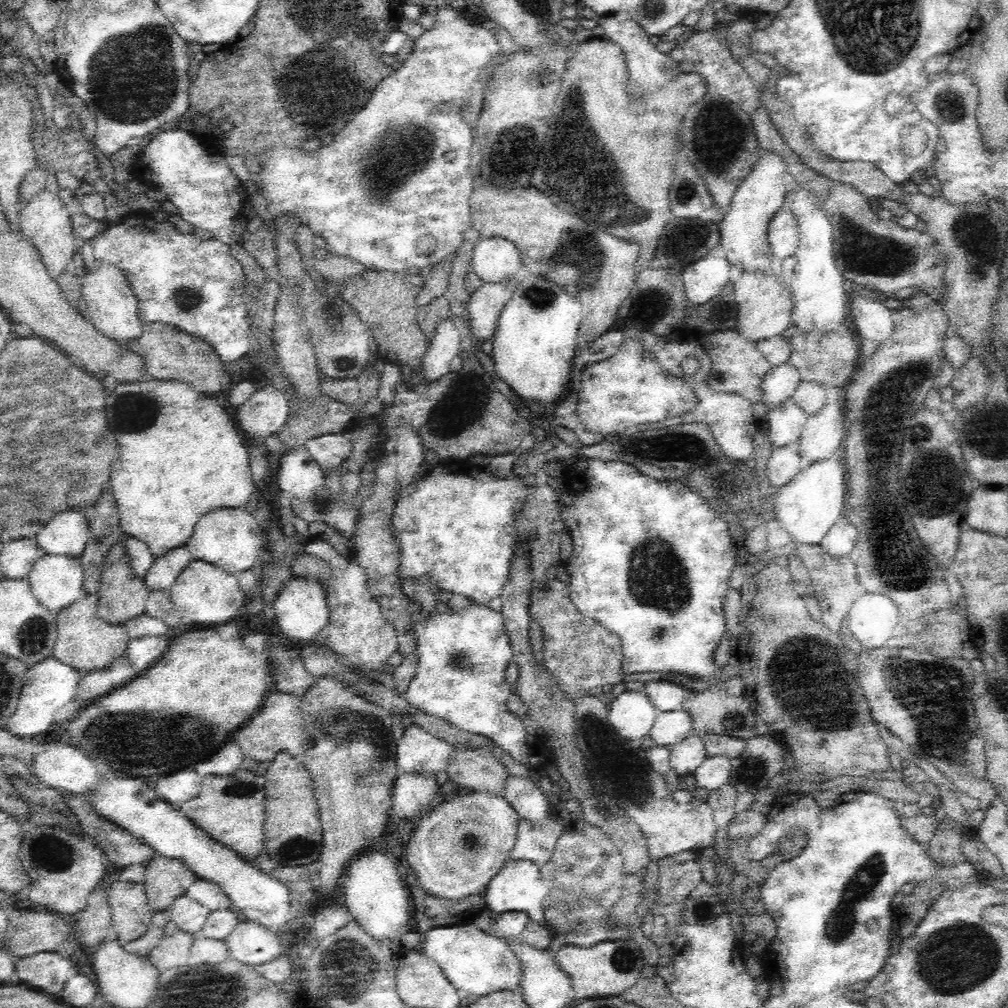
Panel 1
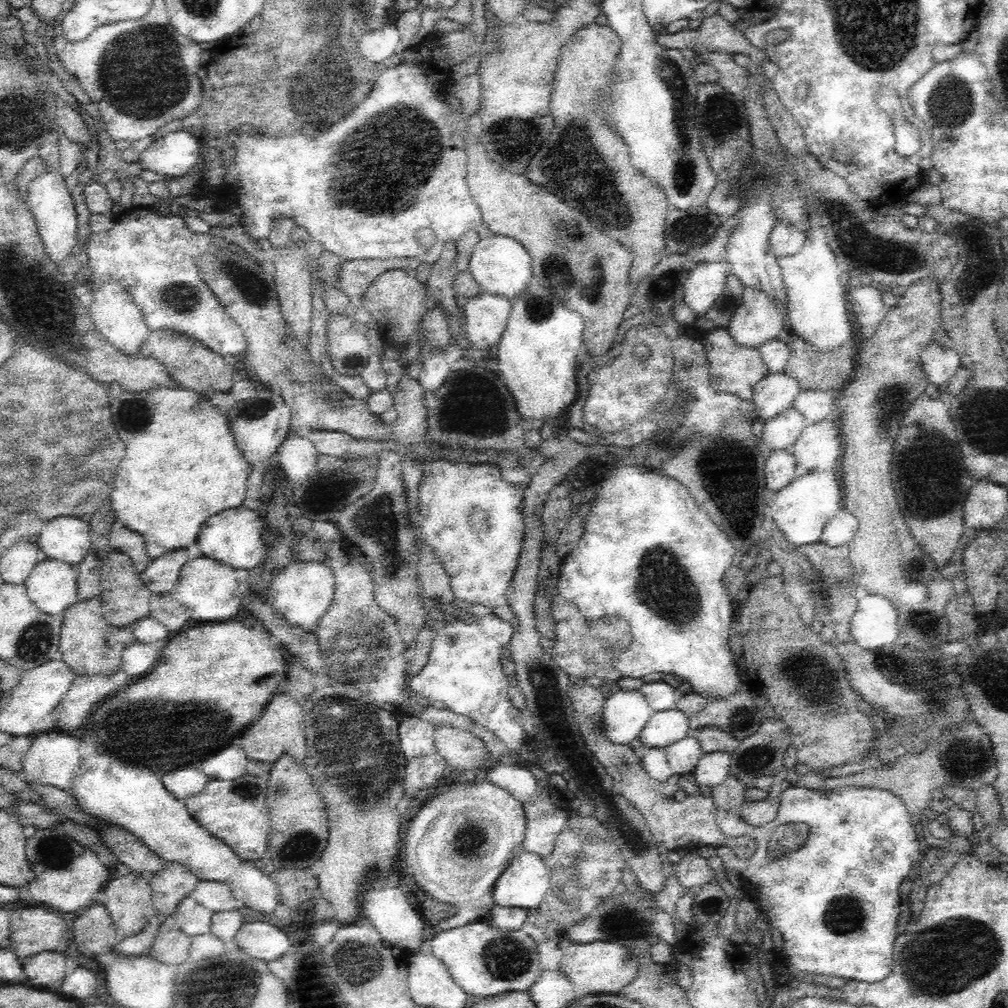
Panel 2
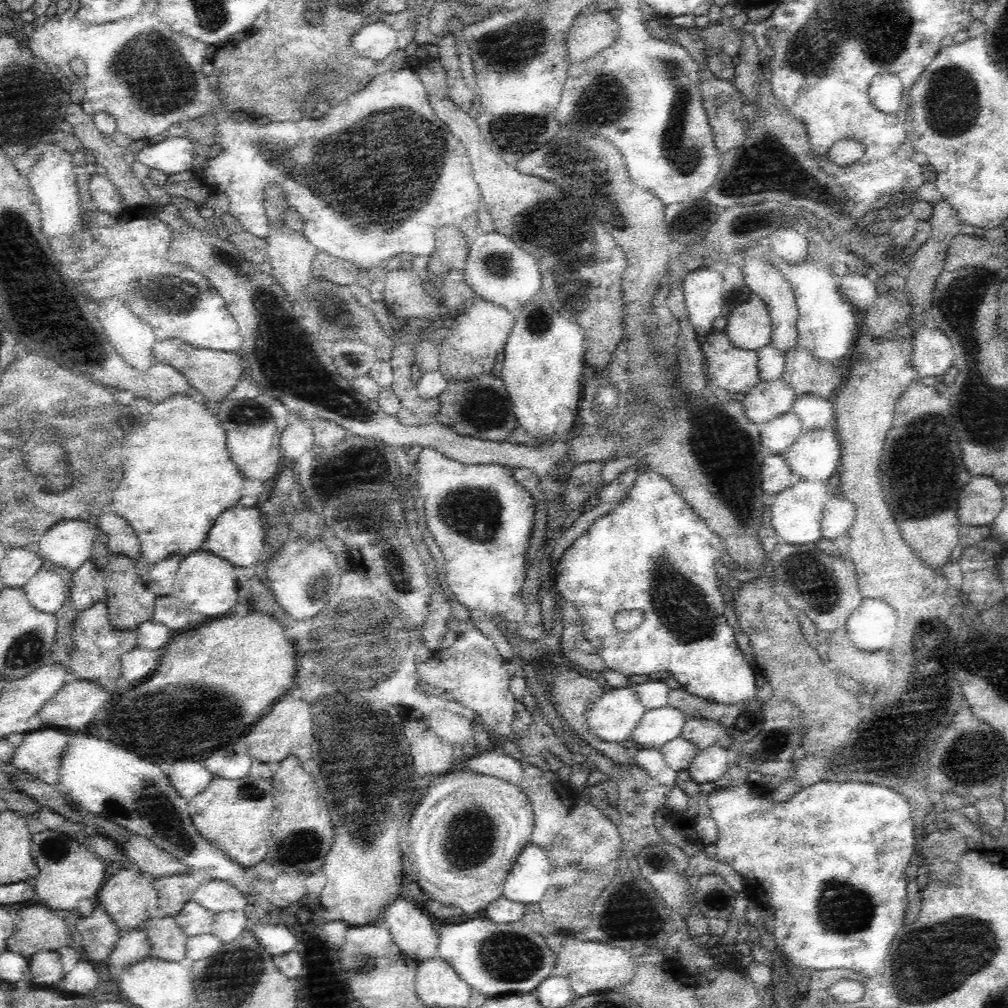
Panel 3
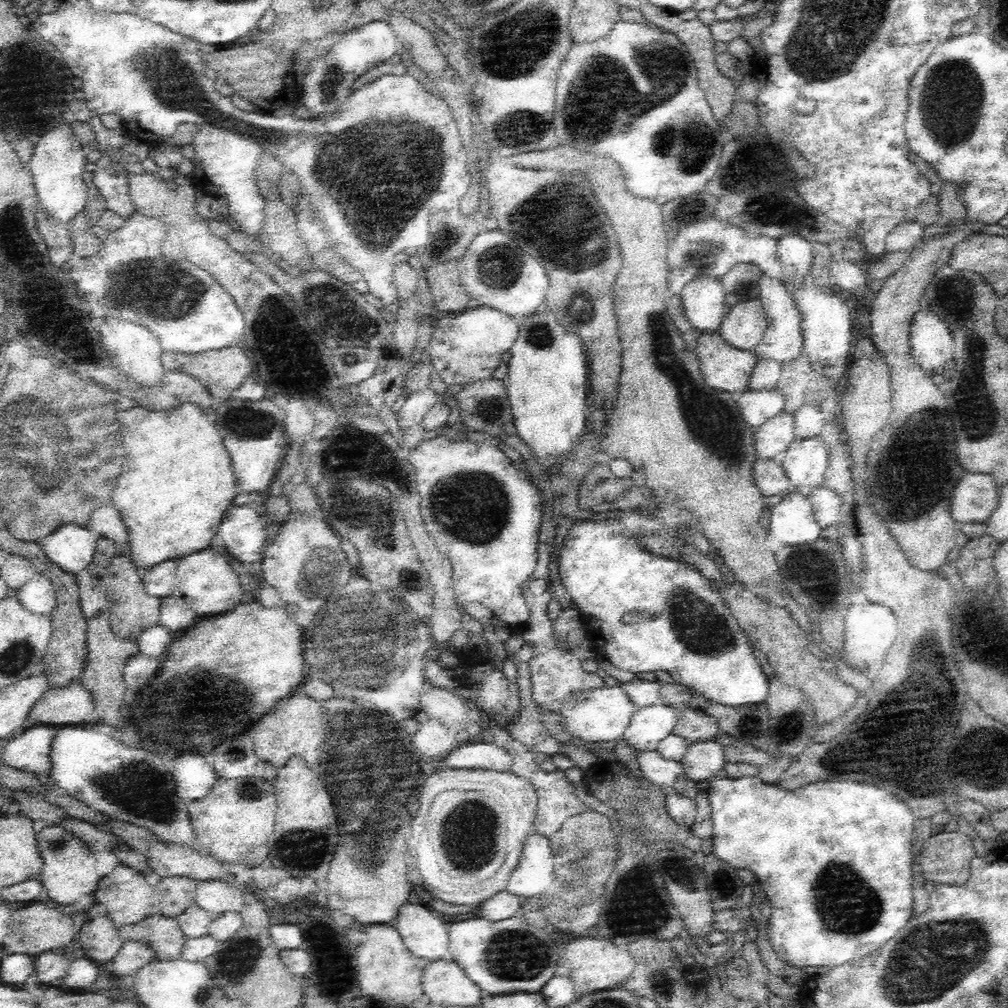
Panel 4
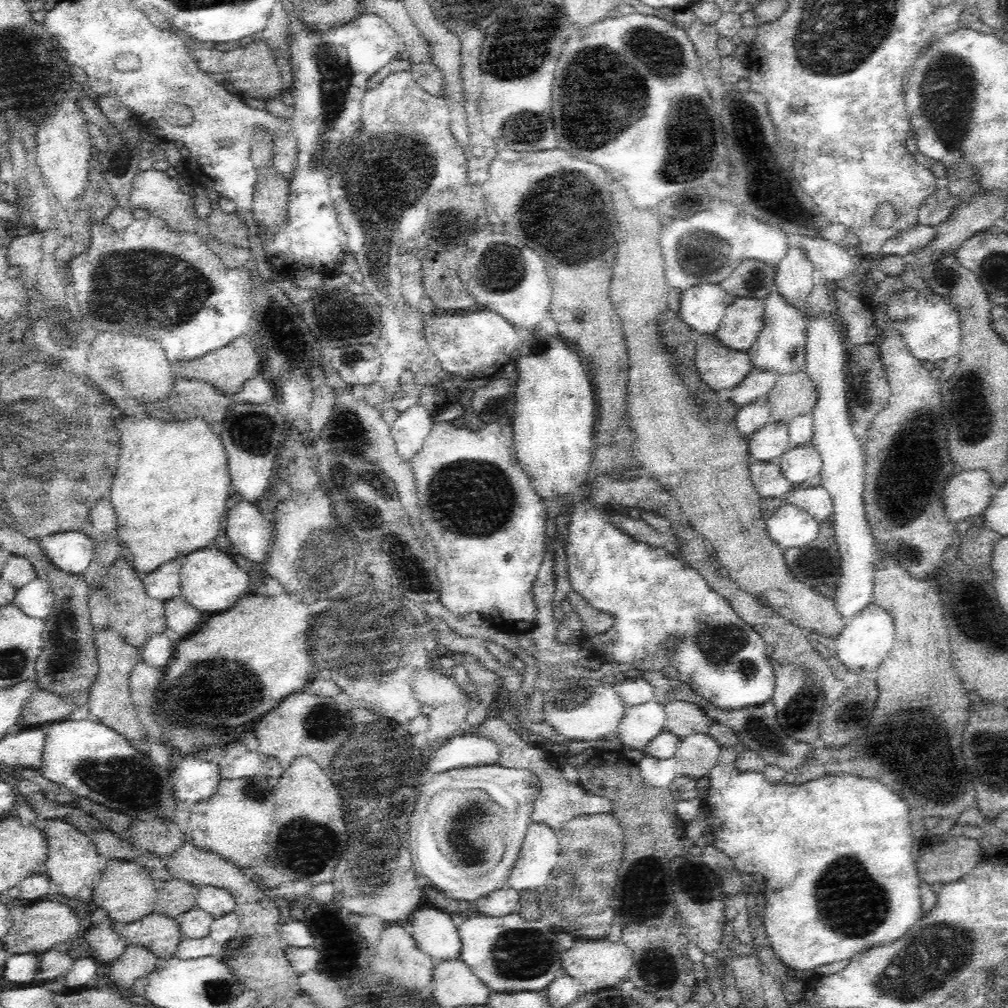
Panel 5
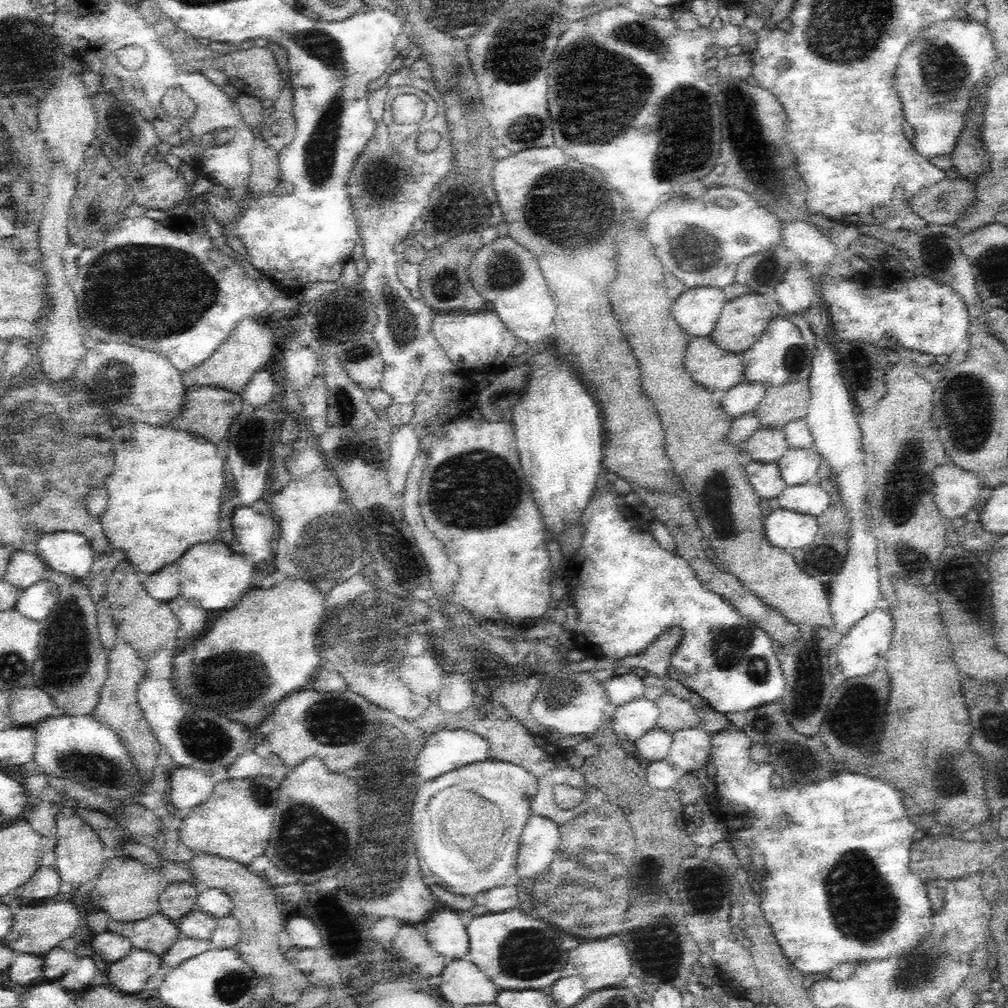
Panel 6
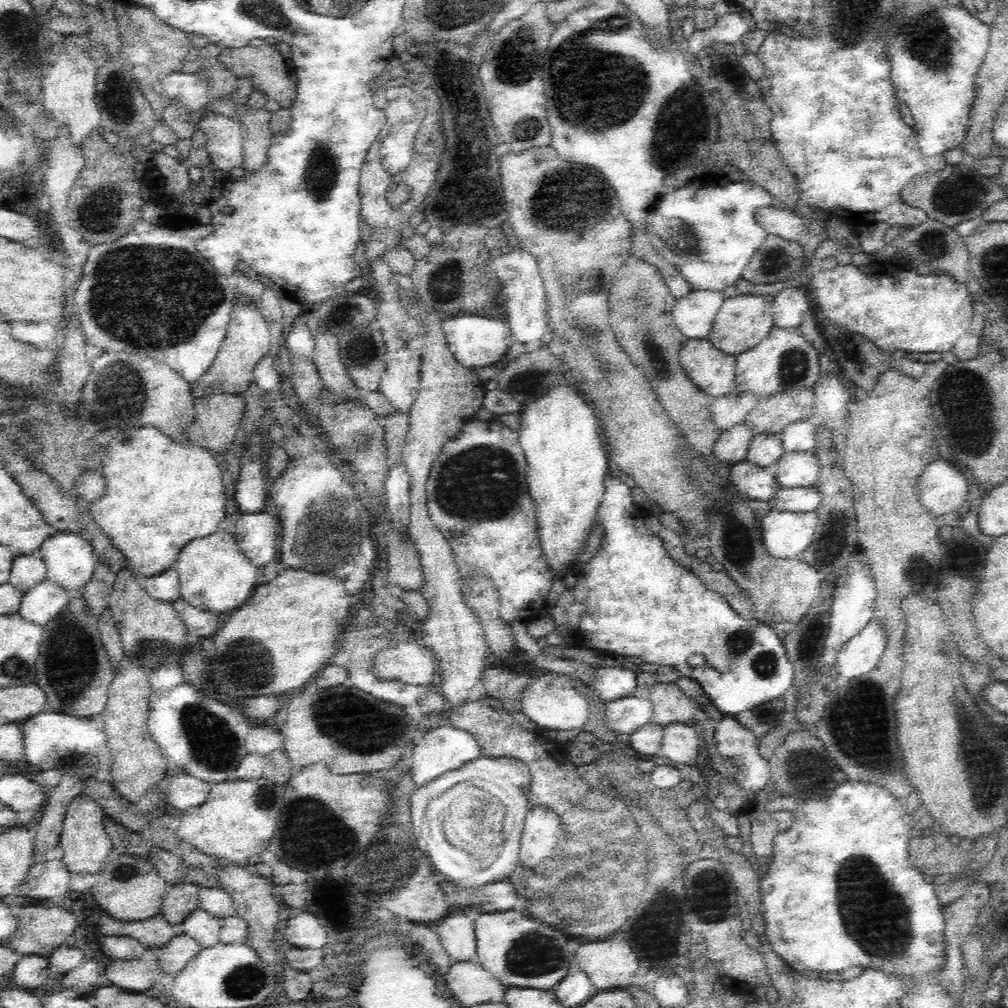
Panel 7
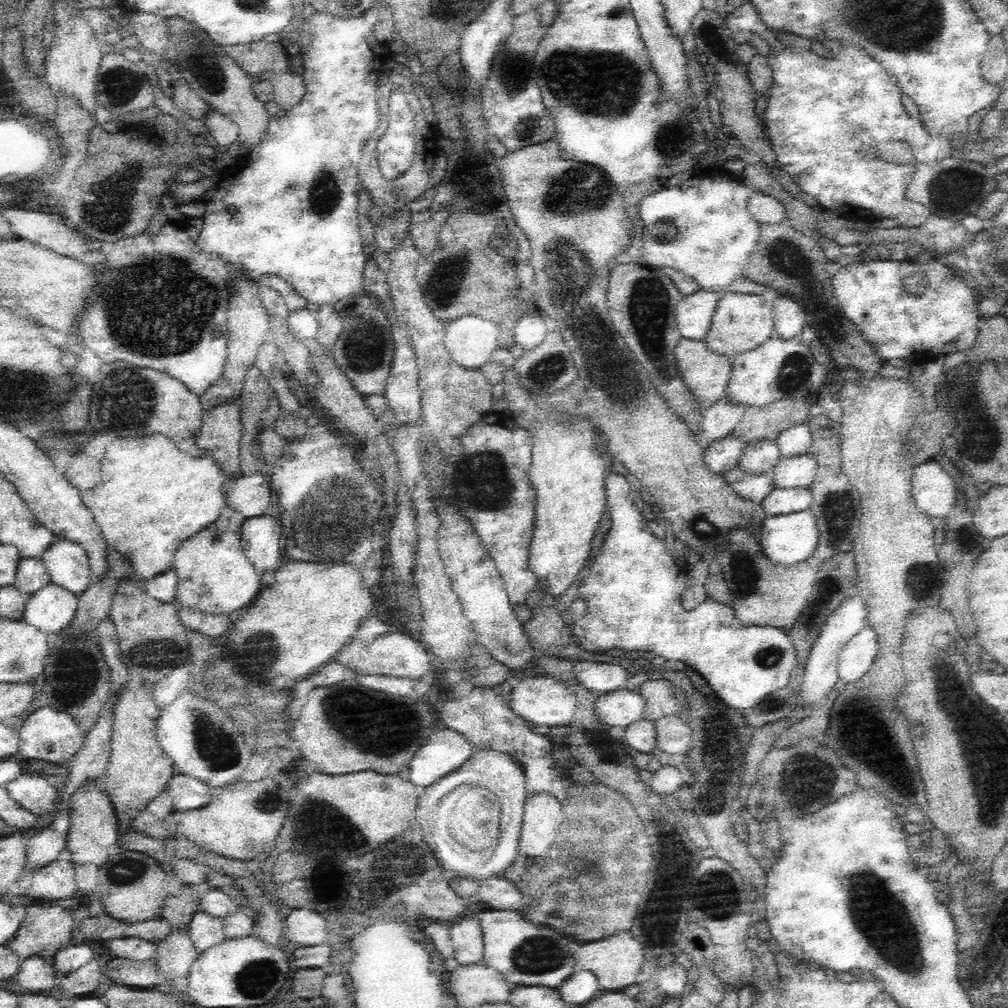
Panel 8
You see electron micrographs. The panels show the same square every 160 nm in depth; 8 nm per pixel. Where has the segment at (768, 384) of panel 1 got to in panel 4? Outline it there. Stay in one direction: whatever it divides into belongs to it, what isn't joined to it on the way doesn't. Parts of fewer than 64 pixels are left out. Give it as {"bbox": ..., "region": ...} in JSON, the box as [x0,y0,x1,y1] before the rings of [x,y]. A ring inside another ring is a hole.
{"bbox":[736,389,784,429],"region":[[[776,389],[744,391],[736,402],[744,422],[755,429],[784,410],[784,396]]]}

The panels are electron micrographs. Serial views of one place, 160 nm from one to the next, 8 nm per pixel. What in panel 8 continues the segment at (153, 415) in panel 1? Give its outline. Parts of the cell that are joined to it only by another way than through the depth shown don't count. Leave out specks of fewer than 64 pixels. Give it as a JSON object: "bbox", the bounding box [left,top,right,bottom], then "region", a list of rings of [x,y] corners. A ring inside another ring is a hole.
{"bbox":[81,435,226,579],"region":[[[164,435],[118,438],[108,446],[103,458],[100,484],[82,491],[81,498],[92,511],[109,548],[124,555],[142,578],[149,579],[172,568],[174,552],[178,550],[180,542],[213,524],[219,516],[218,512],[226,505],[226,499],[221,492],[224,474],[220,466],[210,456],[192,458],[182,454],[174,441]]]}

